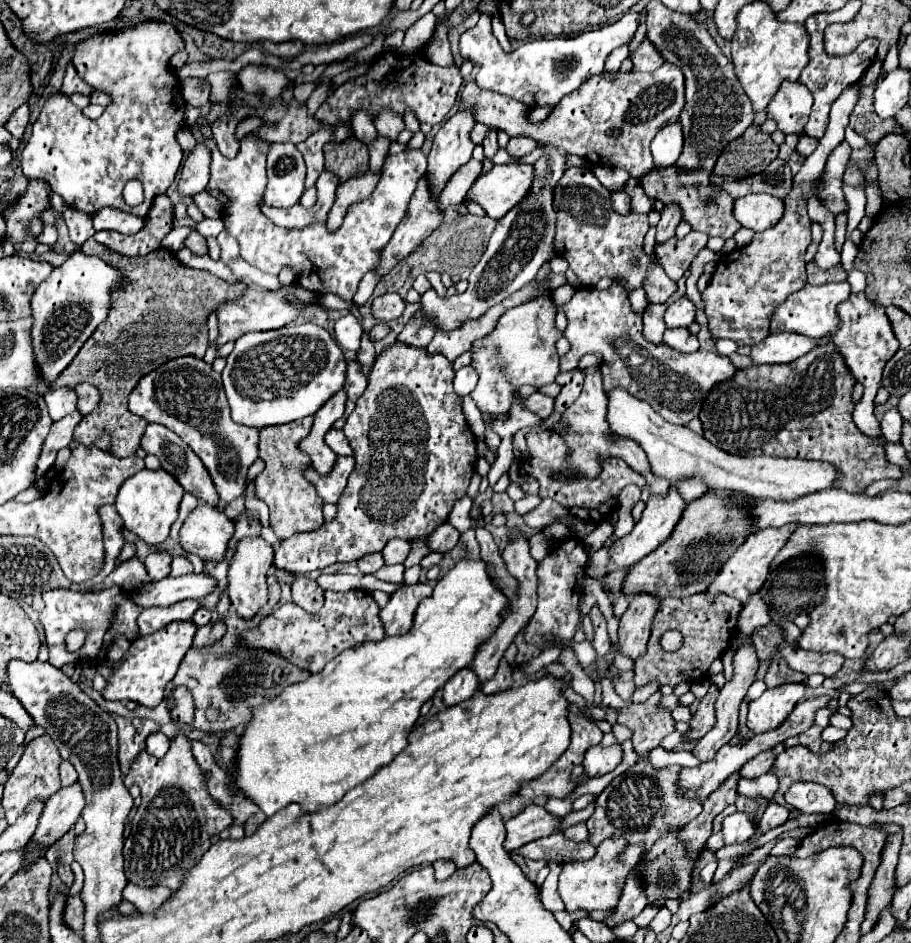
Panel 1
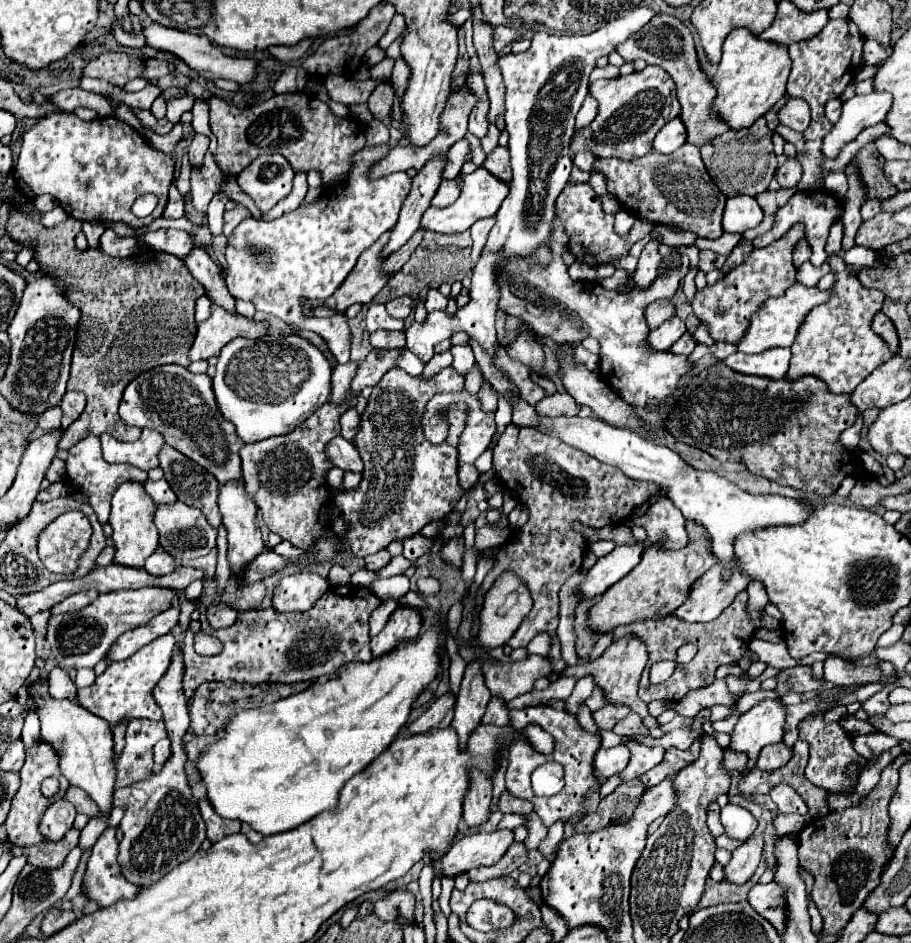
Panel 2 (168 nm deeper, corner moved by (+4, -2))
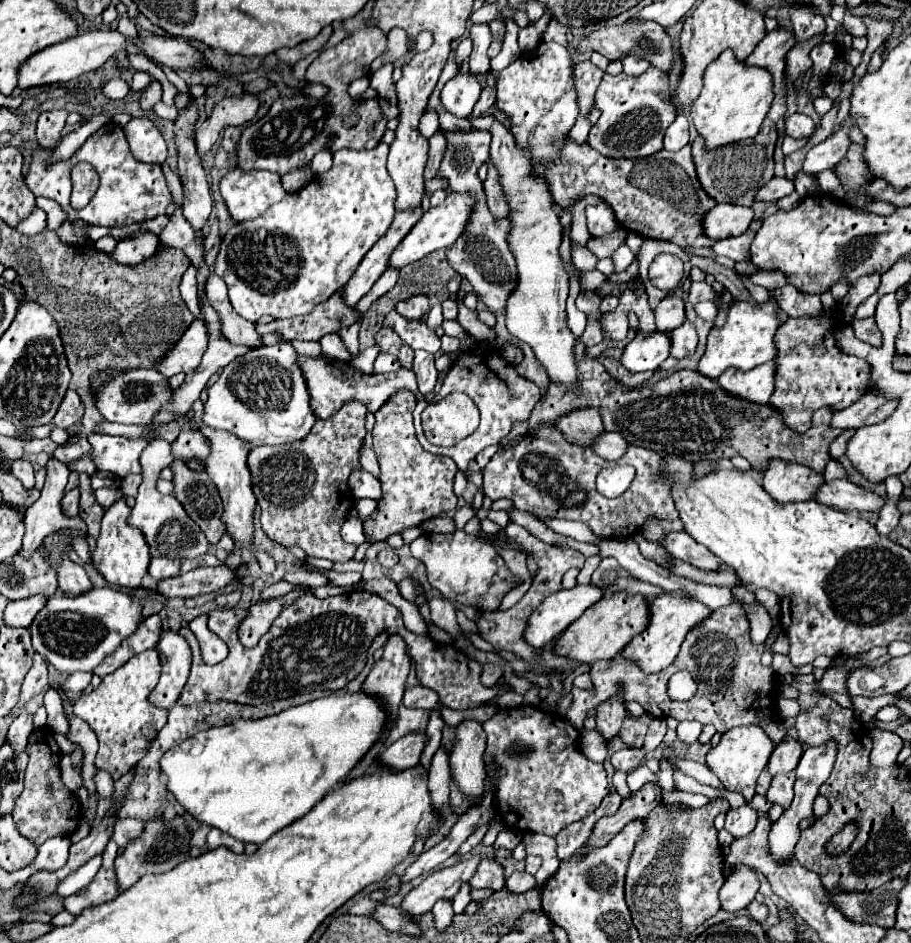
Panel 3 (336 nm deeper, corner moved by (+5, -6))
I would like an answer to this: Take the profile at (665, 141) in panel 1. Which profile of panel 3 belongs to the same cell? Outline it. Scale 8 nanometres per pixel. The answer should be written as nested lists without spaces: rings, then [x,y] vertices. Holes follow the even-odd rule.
[[[679,113],[677,119],[669,125],[669,129],[665,133],[665,149],[679,151],[687,143],[689,143],[689,121],[687,121],[687,117],[683,117]]]

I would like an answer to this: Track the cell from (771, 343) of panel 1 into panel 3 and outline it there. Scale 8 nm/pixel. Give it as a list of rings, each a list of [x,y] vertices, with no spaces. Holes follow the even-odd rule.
[[[769,361],[767,365],[759,365],[759,369],[751,369],[747,373],[735,373],[735,369],[731,369],[731,373],[723,373],[717,383],[731,397],[765,405],[773,393],[775,363]]]

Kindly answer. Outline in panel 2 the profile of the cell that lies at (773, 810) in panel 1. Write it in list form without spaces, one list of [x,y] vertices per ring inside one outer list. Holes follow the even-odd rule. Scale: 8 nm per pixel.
[[[750,837],[746,839],[734,853],[730,863],[726,865],[726,877],[732,883],[744,883],[752,877],[756,871],[760,857],[762,857],[764,839],[762,837]]]

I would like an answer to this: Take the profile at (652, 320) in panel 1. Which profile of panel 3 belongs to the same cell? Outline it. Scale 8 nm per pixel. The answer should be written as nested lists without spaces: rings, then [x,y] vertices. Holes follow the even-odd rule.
[[[675,295],[665,297],[655,309],[655,321],[657,321],[657,329],[663,333],[669,333],[671,329],[683,325],[685,323],[685,301]]]

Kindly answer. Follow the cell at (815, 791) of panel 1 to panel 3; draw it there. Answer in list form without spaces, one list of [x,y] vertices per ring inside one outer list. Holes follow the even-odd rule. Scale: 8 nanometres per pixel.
[[[795,771],[775,775],[771,781],[771,787],[767,791],[767,799],[771,803],[779,803],[787,809],[793,801],[793,783],[795,783]]]

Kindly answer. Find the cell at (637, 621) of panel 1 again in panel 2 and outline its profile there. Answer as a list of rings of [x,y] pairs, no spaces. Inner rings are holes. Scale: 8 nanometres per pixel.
[[[620,637],[618,641],[614,641],[604,653],[602,657],[594,659],[592,662],[579,663],[576,666],[567,666],[565,671],[559,675],[556,675],[557,678],[561,677],[574,677],[579,679],[580,677],[591,674],[594,675],[596,683],[604,689],[604,695],[610,703],[622,703],[622,705],[630,705],[630,708],[633,712],[640,715],[642,719],[649,715],[648,705],[644,703],[638,697],[638,681],[640,681],[640,675],[646,667],[646,661],[648,661],[648,651],[644,647],[644,641],[640,641],[640,637]]]

